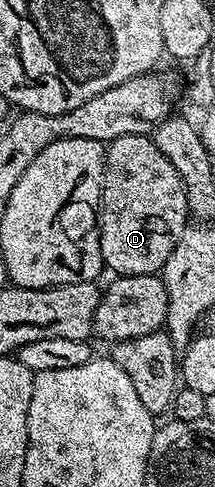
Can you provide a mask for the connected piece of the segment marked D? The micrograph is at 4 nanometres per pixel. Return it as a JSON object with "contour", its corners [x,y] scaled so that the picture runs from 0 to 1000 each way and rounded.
{"contour":[[[679,277],[586,279],[512,290],[493,298],[479,324],[479,407],[460,439],[460,495],[470,497],[484,544],[502,552],[521,550],[521,561],[535,567],[716,567],[753,561],[786,522],[805,522],[805,505],[823,505],[823,497],[842,497],[842,480],[860,480],[874,458],[870,400],[860,398],[860,382],[842,374],[842,357],[823,357],[823,349],[805,349],[805,333],[786,333],[786,324],[767,324],[767,316],[749,316],[749,308],[730,308],[716,285],[698,277]]]}

